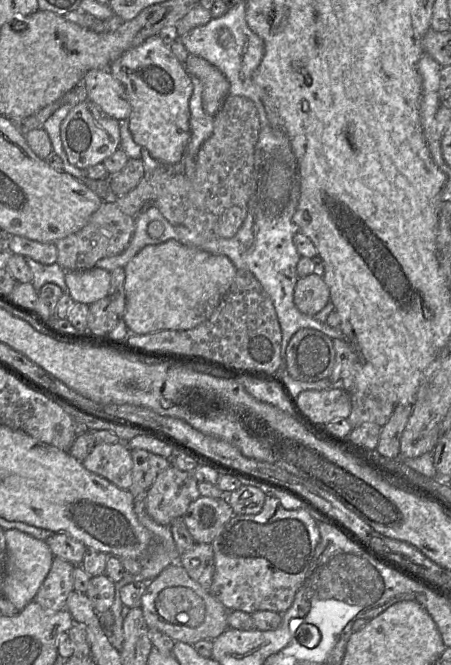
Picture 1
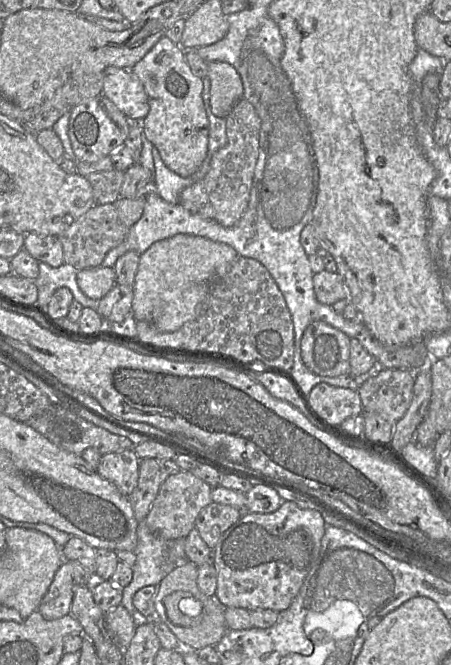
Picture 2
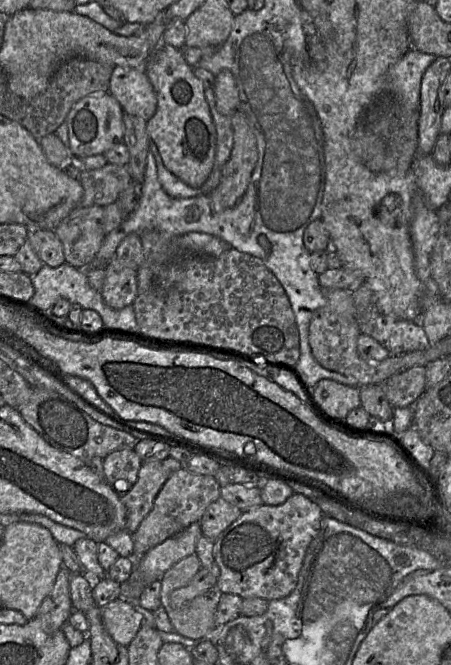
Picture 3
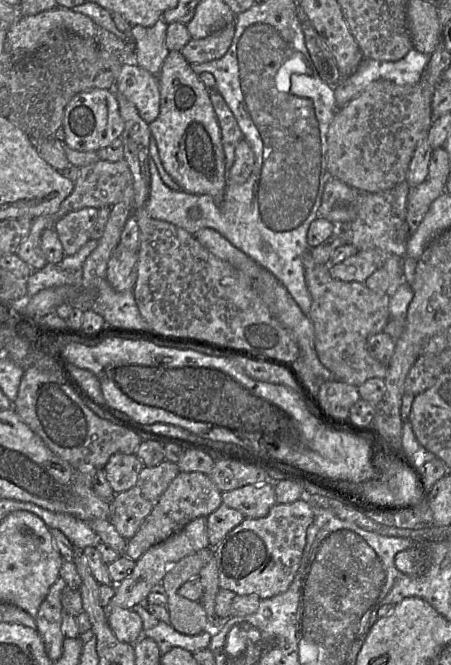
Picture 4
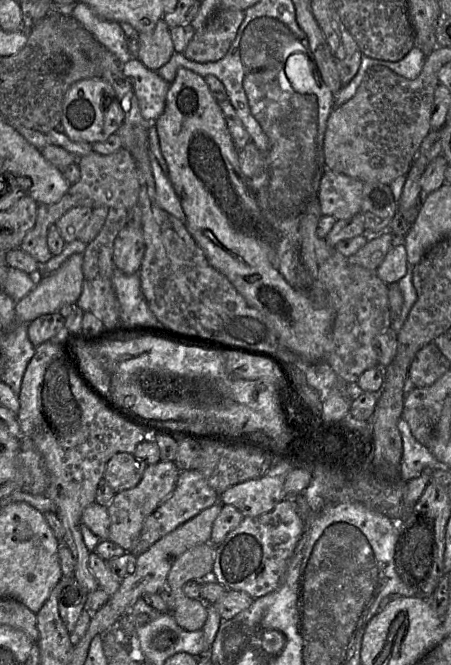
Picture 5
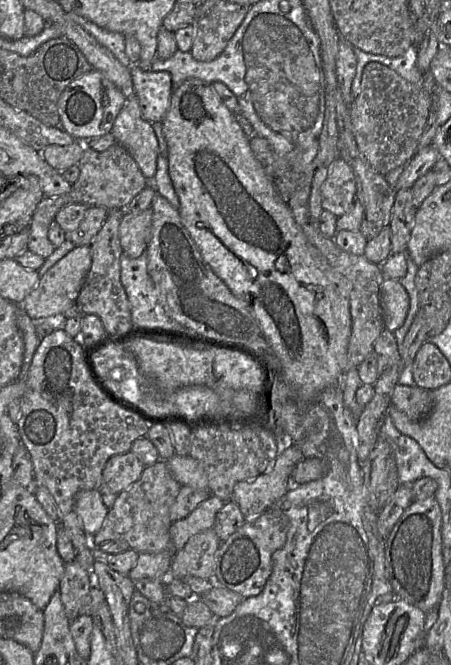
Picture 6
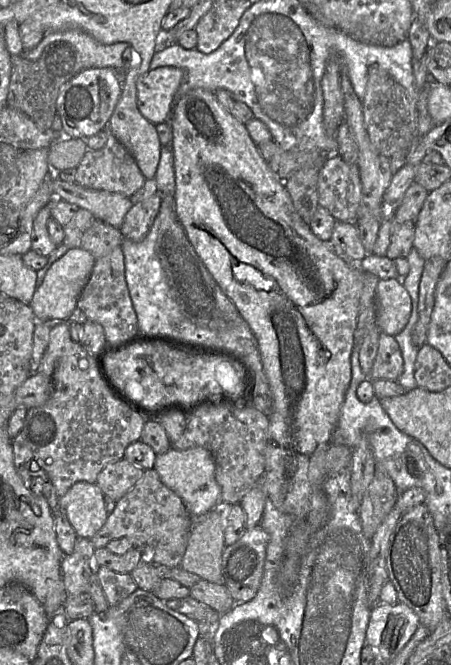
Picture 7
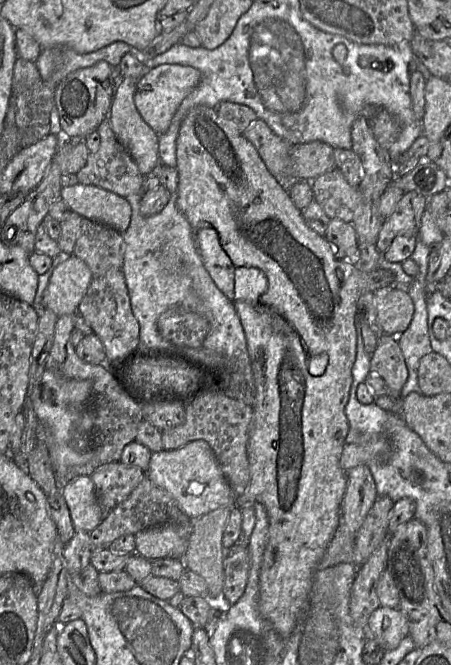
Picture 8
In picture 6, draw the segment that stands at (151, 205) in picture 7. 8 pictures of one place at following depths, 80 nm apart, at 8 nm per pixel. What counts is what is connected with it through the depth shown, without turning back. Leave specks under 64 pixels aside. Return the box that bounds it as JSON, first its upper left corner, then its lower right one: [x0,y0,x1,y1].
[119,210,152,258]

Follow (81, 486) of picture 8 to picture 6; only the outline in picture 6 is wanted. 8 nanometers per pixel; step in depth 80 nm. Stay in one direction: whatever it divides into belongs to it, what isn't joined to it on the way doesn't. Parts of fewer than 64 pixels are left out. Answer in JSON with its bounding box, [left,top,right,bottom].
[75,490,109,535]

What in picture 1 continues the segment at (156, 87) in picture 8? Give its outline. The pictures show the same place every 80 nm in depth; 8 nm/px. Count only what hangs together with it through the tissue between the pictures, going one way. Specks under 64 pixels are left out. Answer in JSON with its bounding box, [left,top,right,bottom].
[82,68,131,120]

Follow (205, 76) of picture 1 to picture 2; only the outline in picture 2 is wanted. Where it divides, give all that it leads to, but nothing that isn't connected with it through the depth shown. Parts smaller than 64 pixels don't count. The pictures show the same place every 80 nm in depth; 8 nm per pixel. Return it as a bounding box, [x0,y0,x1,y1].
[207,63,243,119]

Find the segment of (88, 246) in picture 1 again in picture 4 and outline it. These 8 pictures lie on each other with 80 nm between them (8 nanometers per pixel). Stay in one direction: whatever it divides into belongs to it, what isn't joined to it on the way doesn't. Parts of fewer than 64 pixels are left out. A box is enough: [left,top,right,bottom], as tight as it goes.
[53,207,98,255]

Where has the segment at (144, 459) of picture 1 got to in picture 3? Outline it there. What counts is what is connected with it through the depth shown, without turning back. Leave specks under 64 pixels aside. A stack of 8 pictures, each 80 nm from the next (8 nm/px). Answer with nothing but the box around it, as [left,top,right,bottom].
[120,457,182,533]

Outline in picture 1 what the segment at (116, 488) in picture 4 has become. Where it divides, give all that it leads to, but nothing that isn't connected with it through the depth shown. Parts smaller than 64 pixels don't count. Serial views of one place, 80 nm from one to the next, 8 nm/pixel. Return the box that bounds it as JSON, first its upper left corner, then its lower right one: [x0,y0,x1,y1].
[82,442,133,490]

